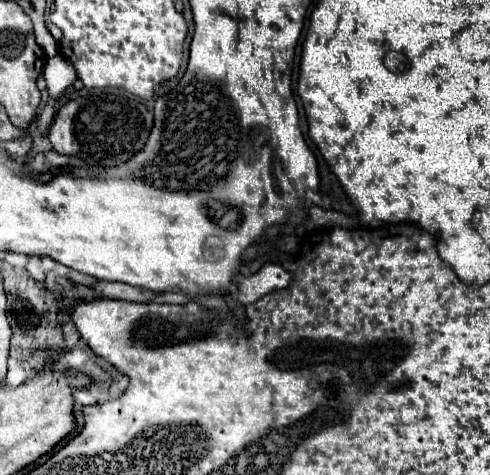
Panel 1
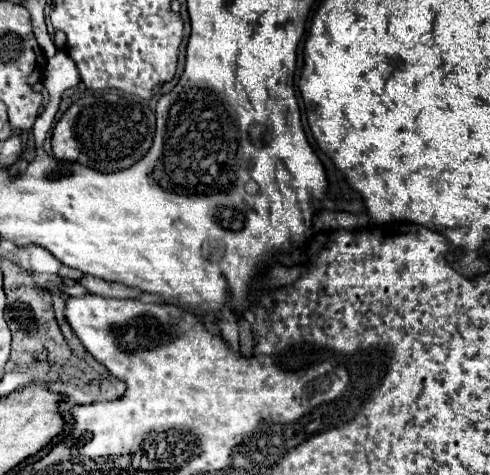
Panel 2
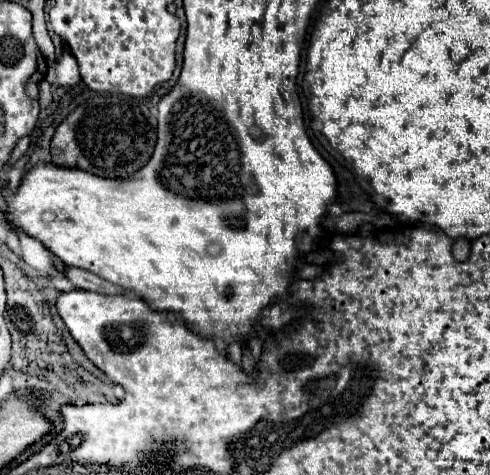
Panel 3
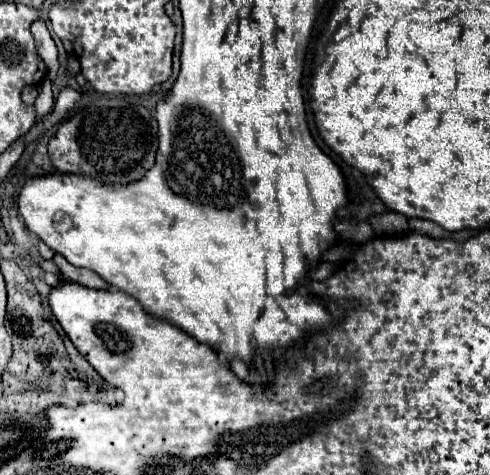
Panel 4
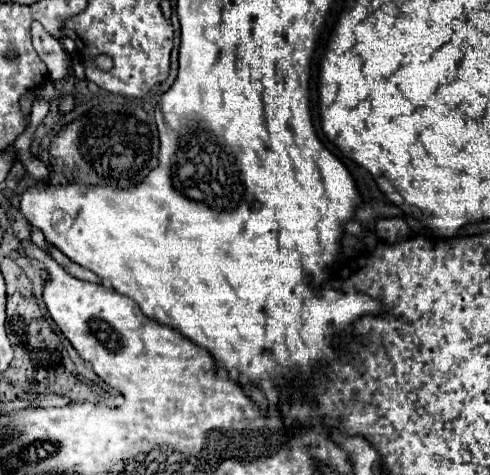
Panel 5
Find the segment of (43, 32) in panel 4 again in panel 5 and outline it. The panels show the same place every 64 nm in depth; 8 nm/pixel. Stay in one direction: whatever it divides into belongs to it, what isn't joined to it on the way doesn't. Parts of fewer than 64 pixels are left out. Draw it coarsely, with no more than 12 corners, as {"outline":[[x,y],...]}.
{"outline":[[42,24],[32,44],[52,80],[68,74],[62,44]]}

